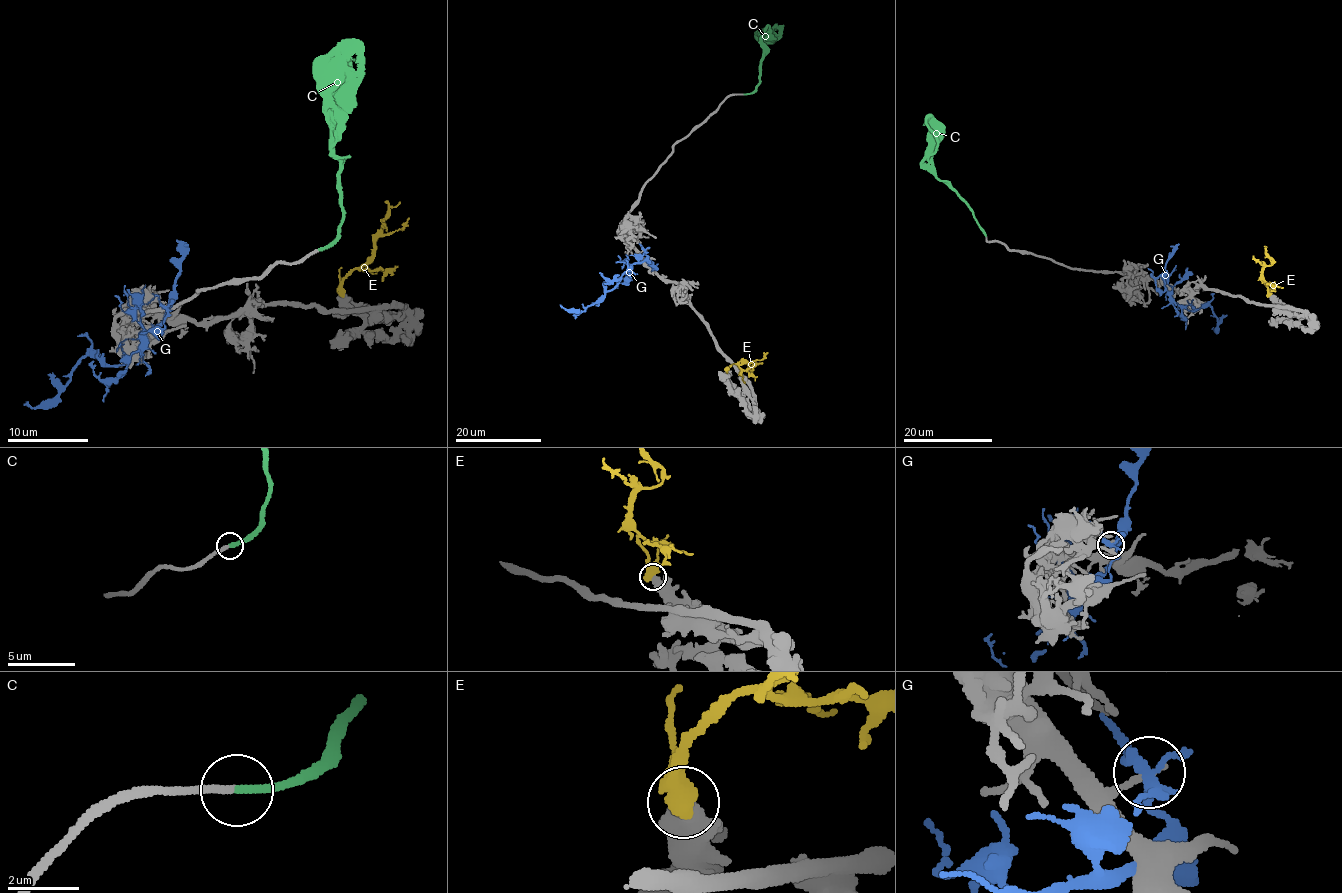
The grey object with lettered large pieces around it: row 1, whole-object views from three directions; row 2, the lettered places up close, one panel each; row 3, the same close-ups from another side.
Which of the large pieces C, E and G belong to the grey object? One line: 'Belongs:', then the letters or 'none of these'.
Belongs: C

